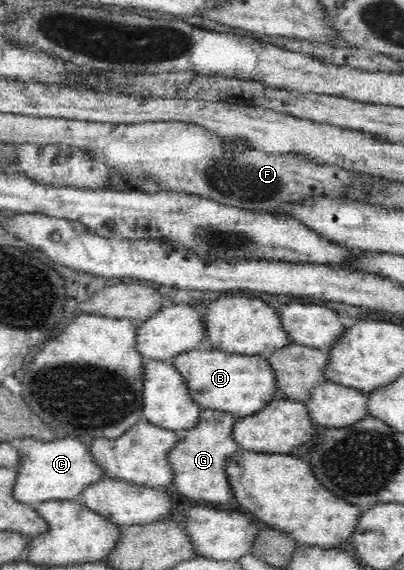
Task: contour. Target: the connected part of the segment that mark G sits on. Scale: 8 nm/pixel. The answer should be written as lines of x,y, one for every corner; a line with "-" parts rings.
203,409
199,413
199,421
192,429
181,432
179,441
167,451
167,463
171,466
172,473
171,485
175,485
181,495
203,504
223,504
233,498
224,465
227,457
239,451
232,439
235,420
232,413

